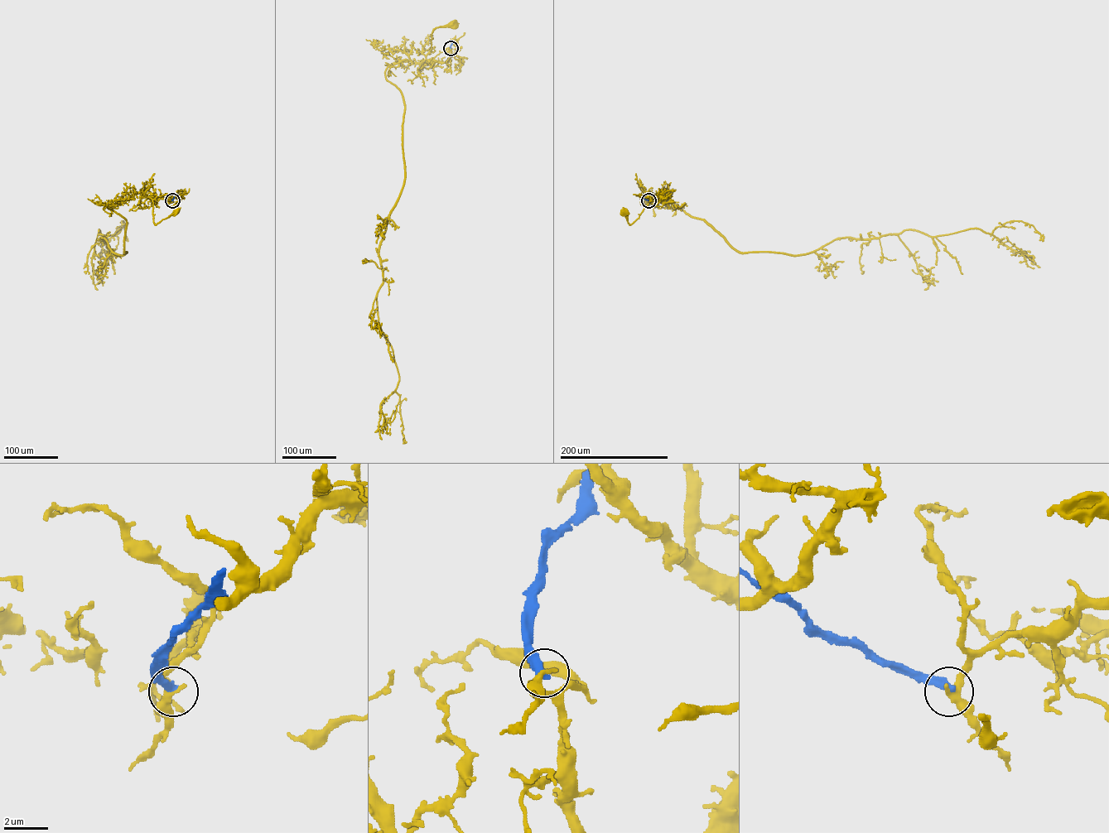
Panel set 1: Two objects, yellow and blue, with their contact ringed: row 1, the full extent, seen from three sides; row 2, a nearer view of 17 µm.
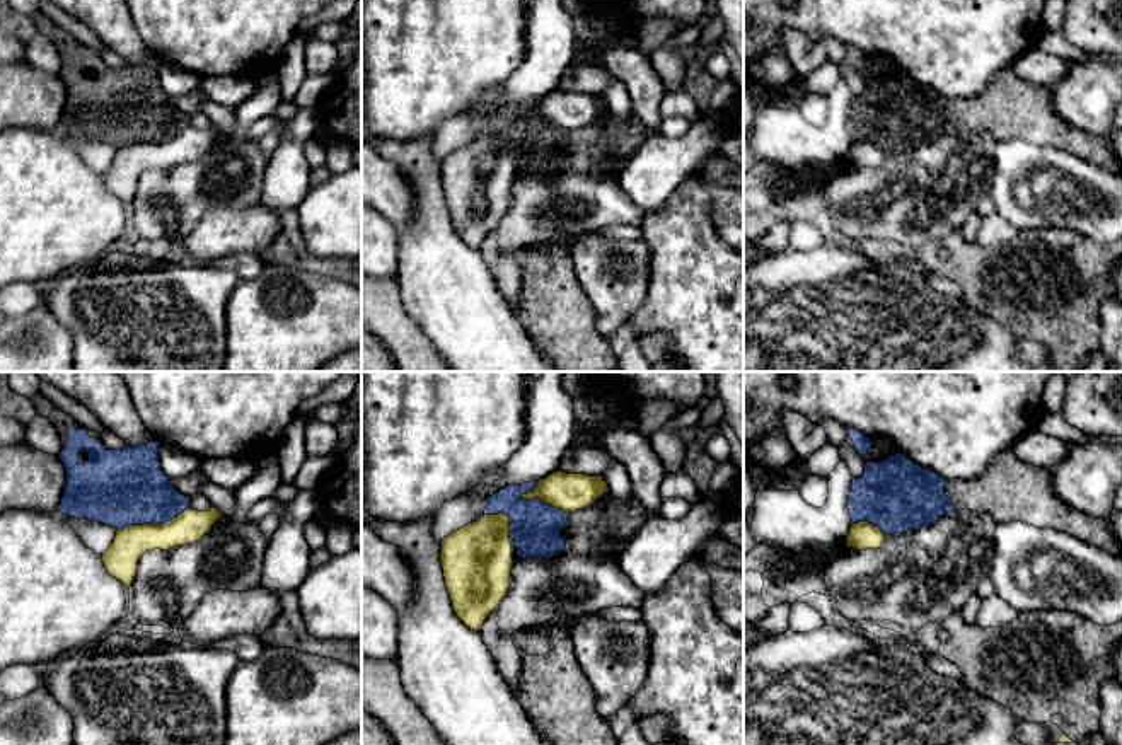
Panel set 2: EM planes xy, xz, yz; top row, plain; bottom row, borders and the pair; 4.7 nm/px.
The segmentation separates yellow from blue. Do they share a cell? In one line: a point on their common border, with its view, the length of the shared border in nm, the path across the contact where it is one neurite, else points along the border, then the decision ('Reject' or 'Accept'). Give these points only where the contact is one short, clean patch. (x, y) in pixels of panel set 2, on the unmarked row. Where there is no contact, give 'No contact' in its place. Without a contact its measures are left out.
Touches yellow at xy (152, 144). Shared border 360 nm. Reject

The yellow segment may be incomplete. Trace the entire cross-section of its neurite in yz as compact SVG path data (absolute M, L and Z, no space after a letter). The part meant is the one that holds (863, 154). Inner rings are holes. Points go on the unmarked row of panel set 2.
M858 140L851 141L846 164L858 169L866 169L878 167L883 162L883 159L885 152L878 145L868 140Z

